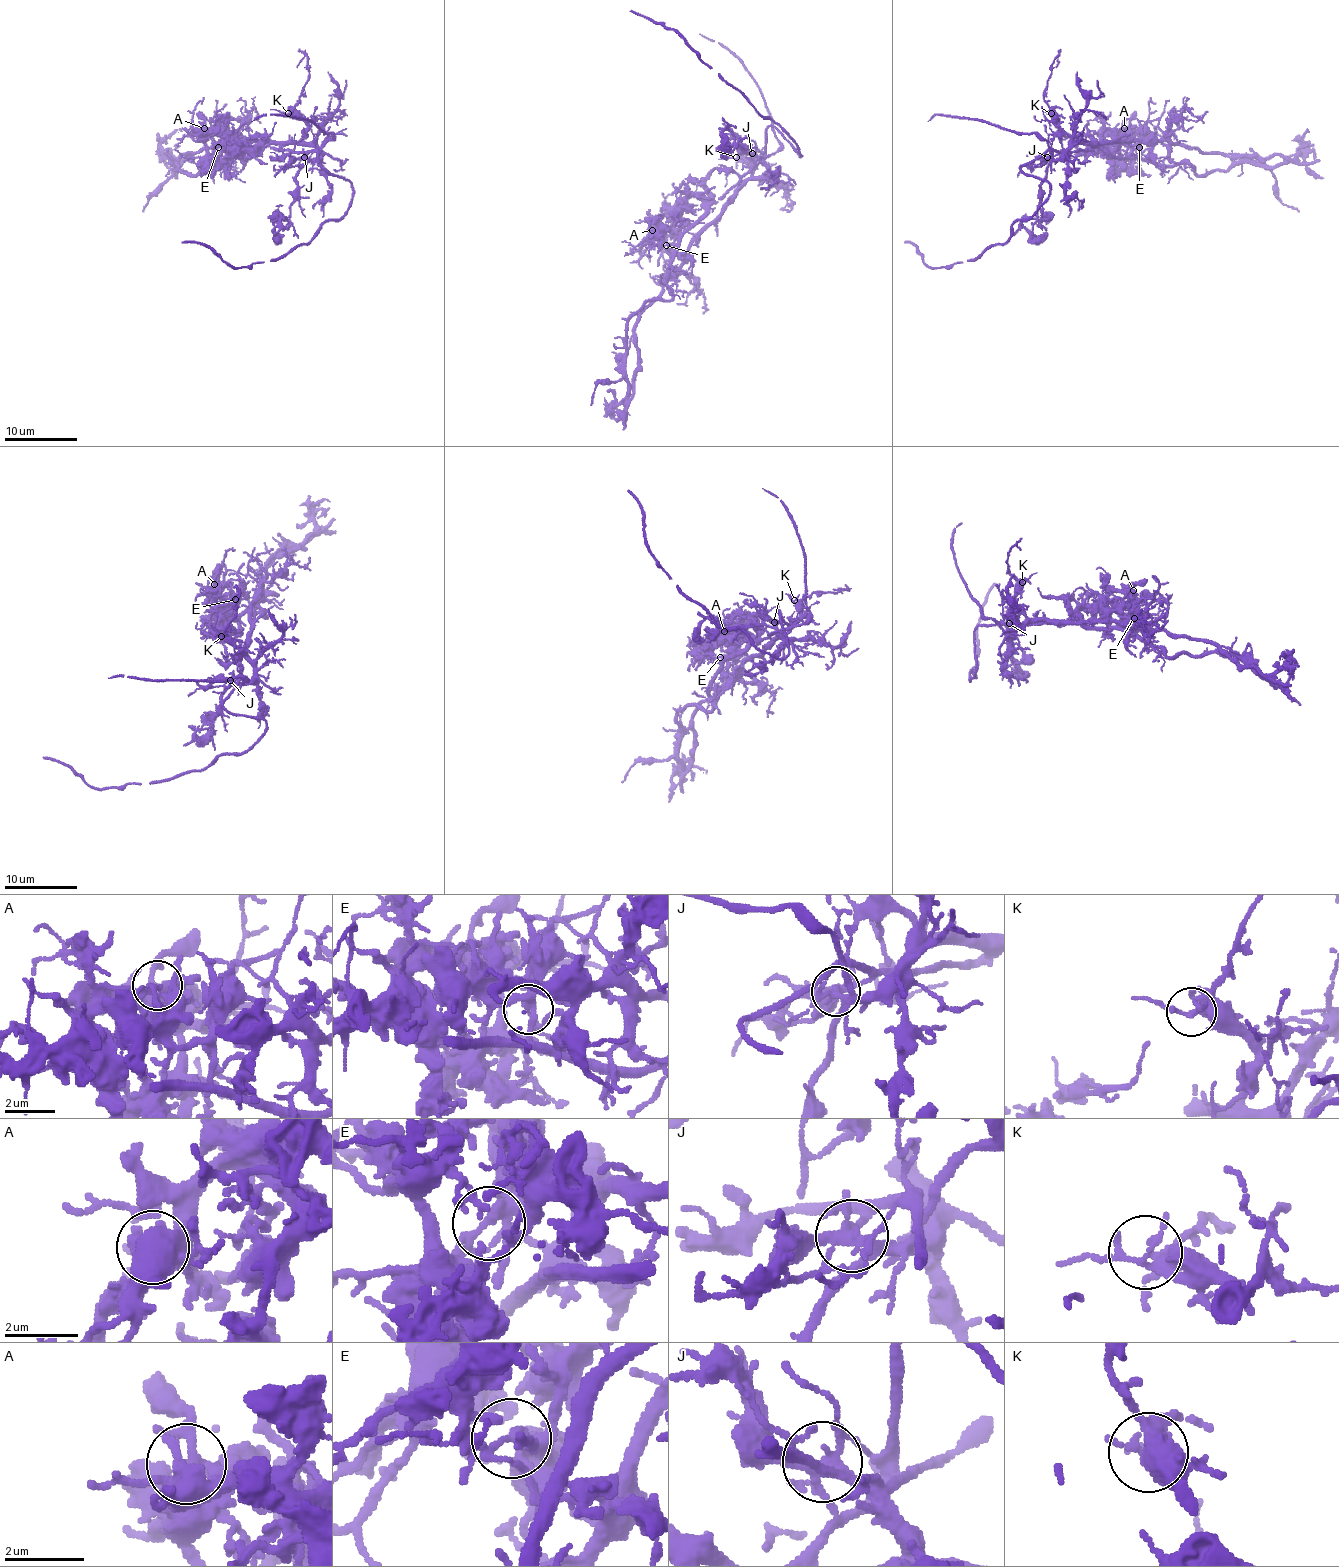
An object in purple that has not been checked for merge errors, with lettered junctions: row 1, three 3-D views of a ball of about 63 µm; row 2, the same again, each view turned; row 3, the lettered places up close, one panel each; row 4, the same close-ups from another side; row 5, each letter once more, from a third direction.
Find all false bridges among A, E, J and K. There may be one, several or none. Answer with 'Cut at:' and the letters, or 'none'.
Cut at: E, J

